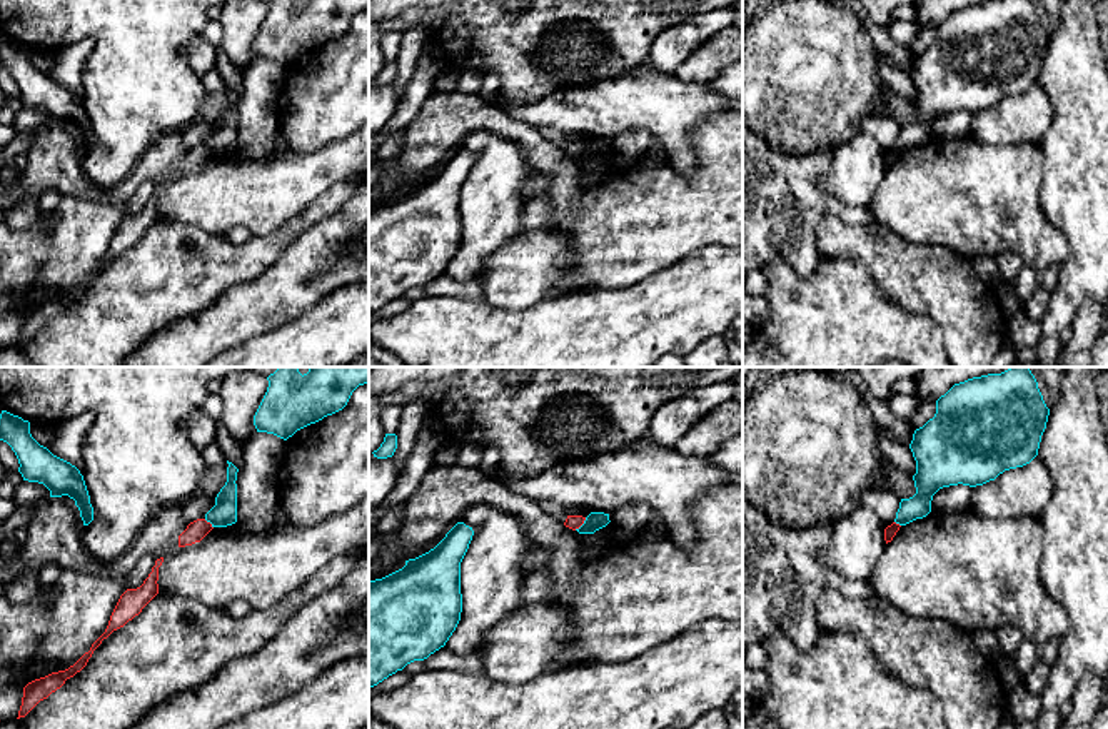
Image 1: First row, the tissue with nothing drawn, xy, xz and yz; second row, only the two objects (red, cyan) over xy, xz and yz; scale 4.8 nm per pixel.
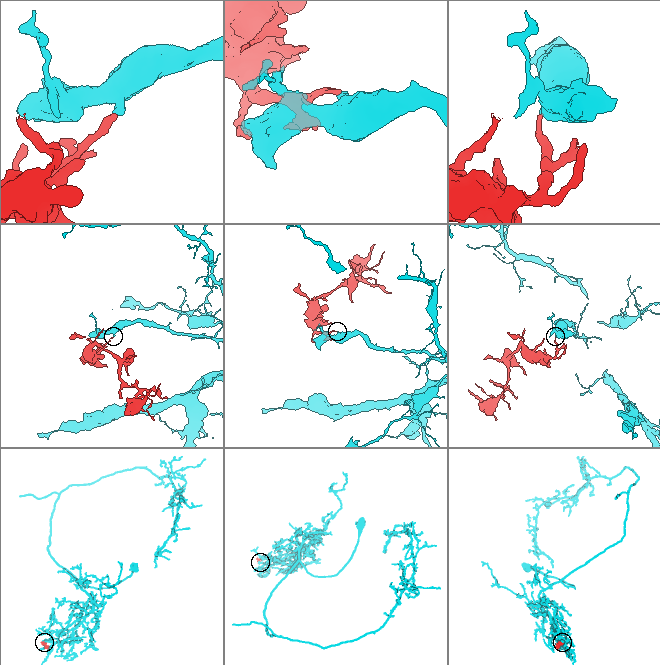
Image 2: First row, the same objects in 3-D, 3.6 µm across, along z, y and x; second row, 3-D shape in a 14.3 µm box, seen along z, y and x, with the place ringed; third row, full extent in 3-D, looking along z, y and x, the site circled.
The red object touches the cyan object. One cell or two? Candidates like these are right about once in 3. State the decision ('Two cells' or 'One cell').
Two cells

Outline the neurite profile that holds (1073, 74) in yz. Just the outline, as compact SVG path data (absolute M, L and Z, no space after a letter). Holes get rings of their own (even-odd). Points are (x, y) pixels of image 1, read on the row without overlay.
M1063 0L1036 82L1053 105L1050 128L1040 142L1045 157L1040 205L1065 232L1070 245L1035 347L1040 367L1056 365L1061 332L1071 329L1080 309L1090 300L1108 299L1108 67L1100 38L1098 2Z

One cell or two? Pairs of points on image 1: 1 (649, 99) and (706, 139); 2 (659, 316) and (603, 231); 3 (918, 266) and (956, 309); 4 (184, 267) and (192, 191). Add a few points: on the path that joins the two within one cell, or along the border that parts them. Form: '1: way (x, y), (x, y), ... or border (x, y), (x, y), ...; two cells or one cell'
1: border (725, 109), (705, 117), (689, 130), (696, 165); two cells
2: border (671, 264), (628, 286), (598, 291); two cells
3: way (928, 276), (951, 299); one cell
4: border (159, 219), (194, 224), (212, 234), (226, 236); two cells

